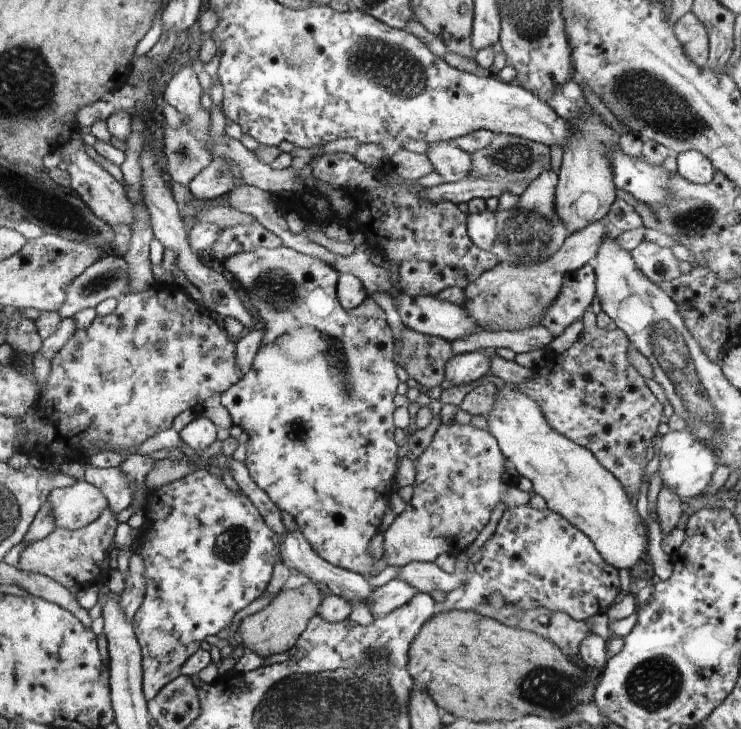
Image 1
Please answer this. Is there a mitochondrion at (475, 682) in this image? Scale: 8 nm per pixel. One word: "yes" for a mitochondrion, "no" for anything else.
no

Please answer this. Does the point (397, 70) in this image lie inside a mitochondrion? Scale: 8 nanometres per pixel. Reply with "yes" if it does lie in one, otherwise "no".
yes

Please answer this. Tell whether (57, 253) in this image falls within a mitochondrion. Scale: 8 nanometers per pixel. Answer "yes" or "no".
no

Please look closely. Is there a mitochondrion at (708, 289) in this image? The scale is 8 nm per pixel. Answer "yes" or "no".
no

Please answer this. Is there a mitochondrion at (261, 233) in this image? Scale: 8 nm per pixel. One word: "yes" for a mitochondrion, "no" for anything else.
no

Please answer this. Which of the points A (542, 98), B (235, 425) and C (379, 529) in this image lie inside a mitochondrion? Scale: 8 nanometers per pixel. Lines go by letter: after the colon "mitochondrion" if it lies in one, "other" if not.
A: other
B: other
C: other

